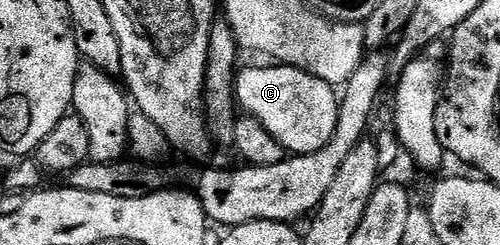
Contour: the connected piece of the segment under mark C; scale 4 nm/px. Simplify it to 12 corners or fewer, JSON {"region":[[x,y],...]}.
{"region":[[246,68],[238,107],[290,154],[320,150],[339,93],[299,68]]}

